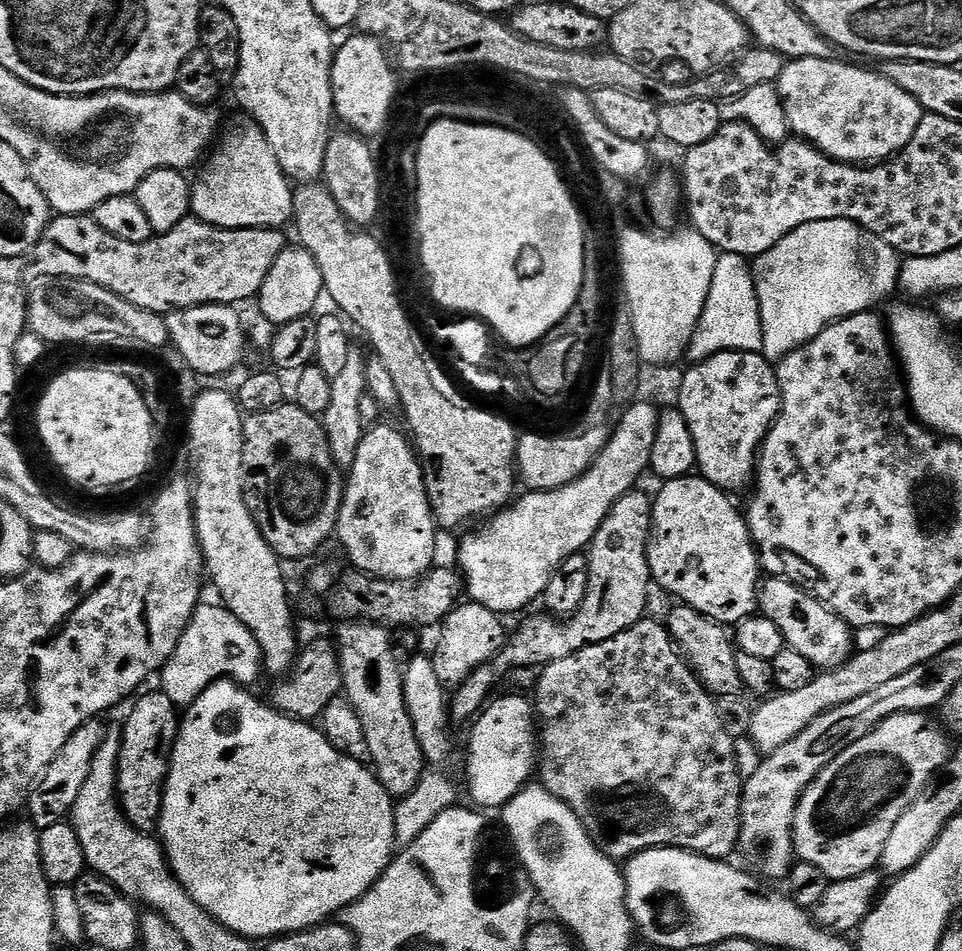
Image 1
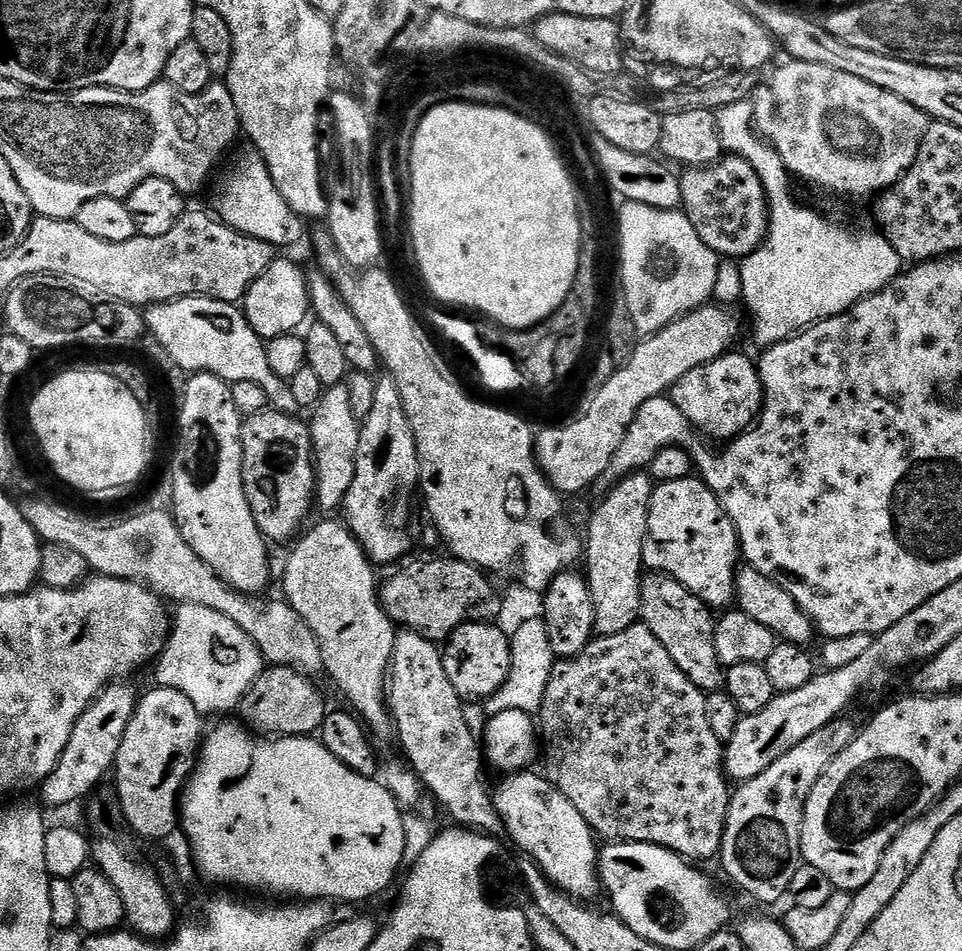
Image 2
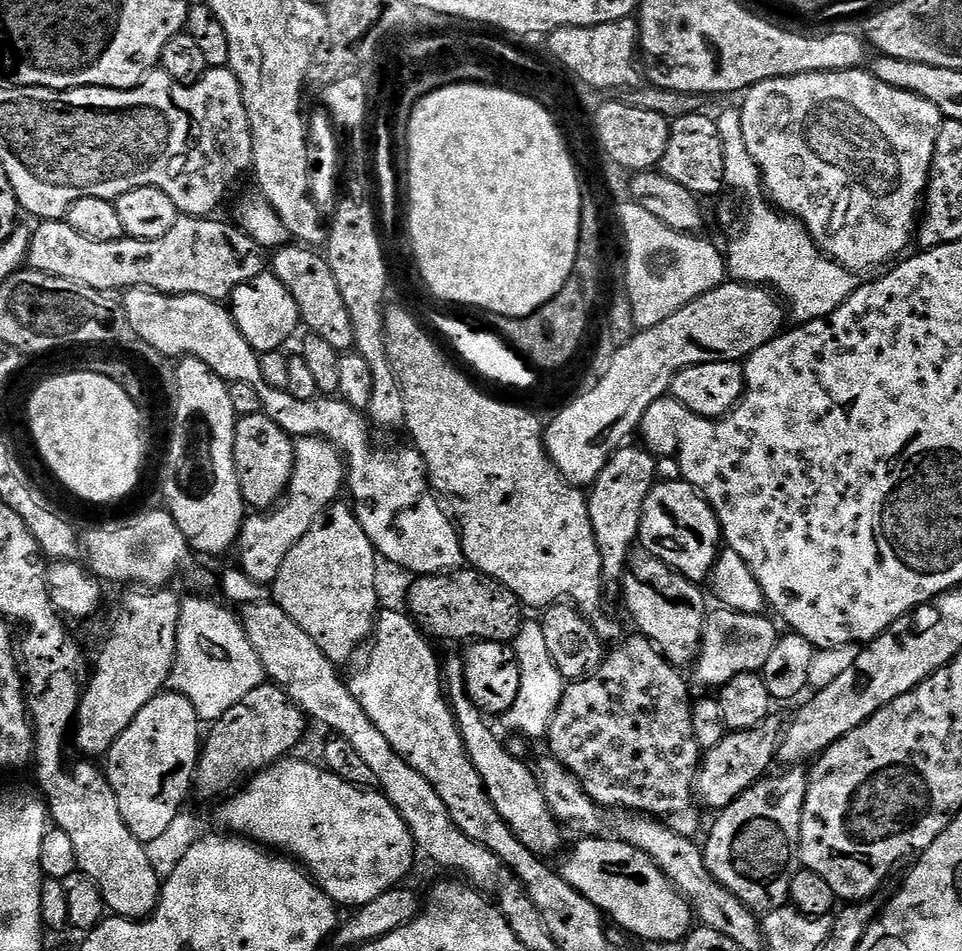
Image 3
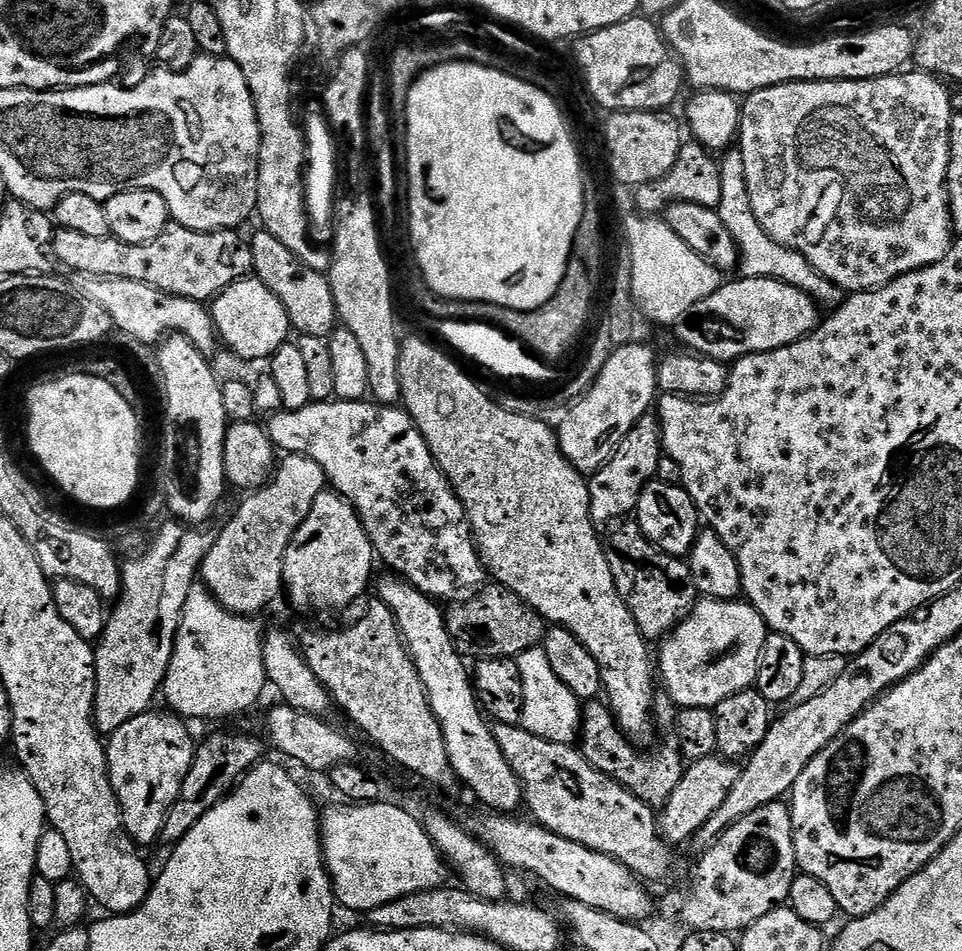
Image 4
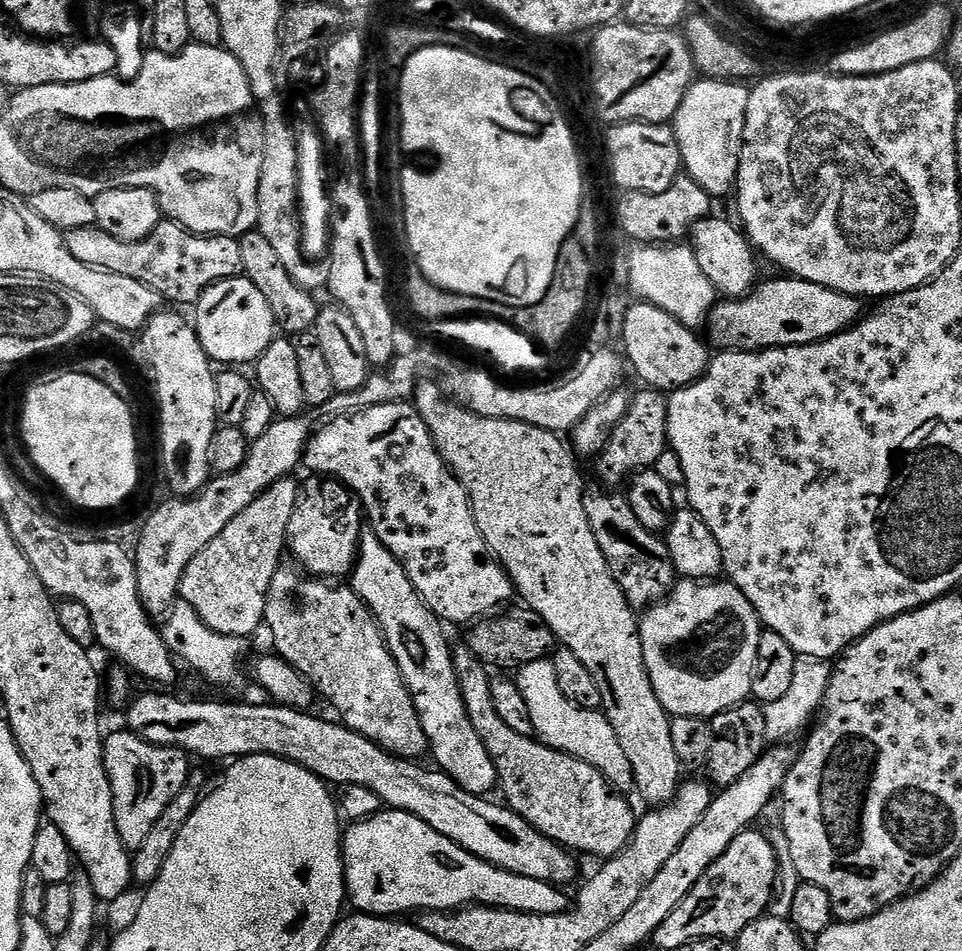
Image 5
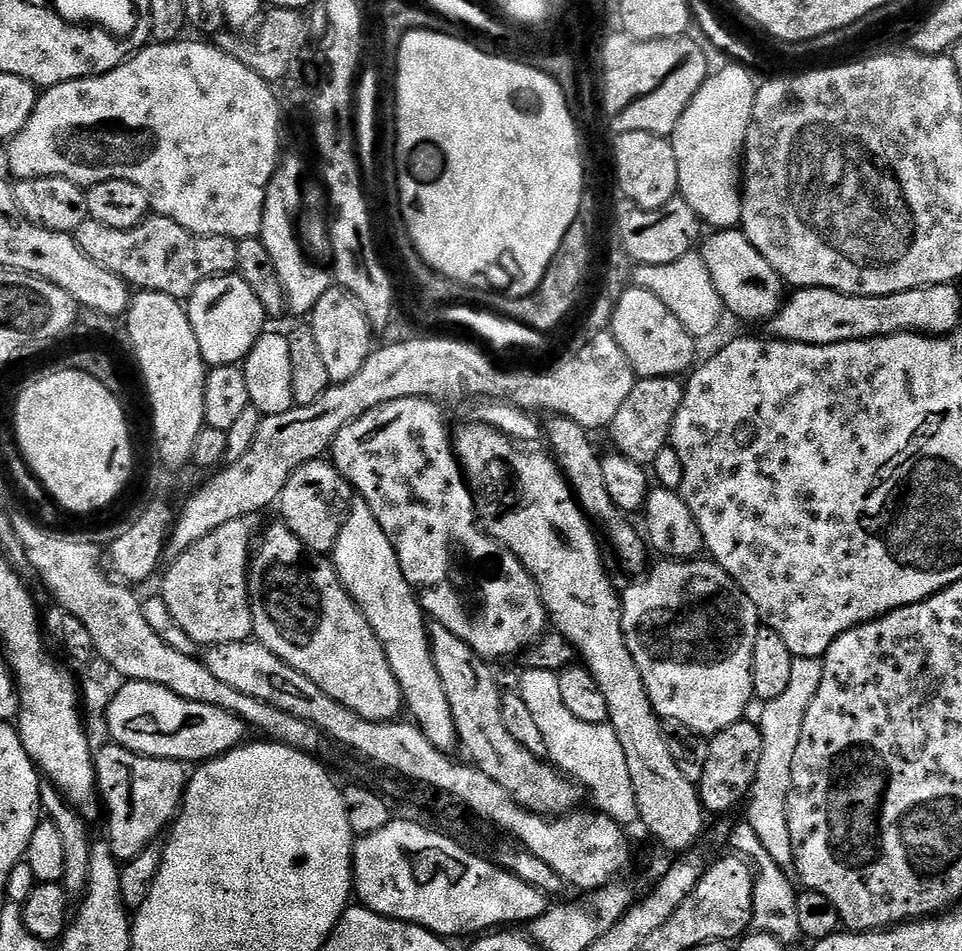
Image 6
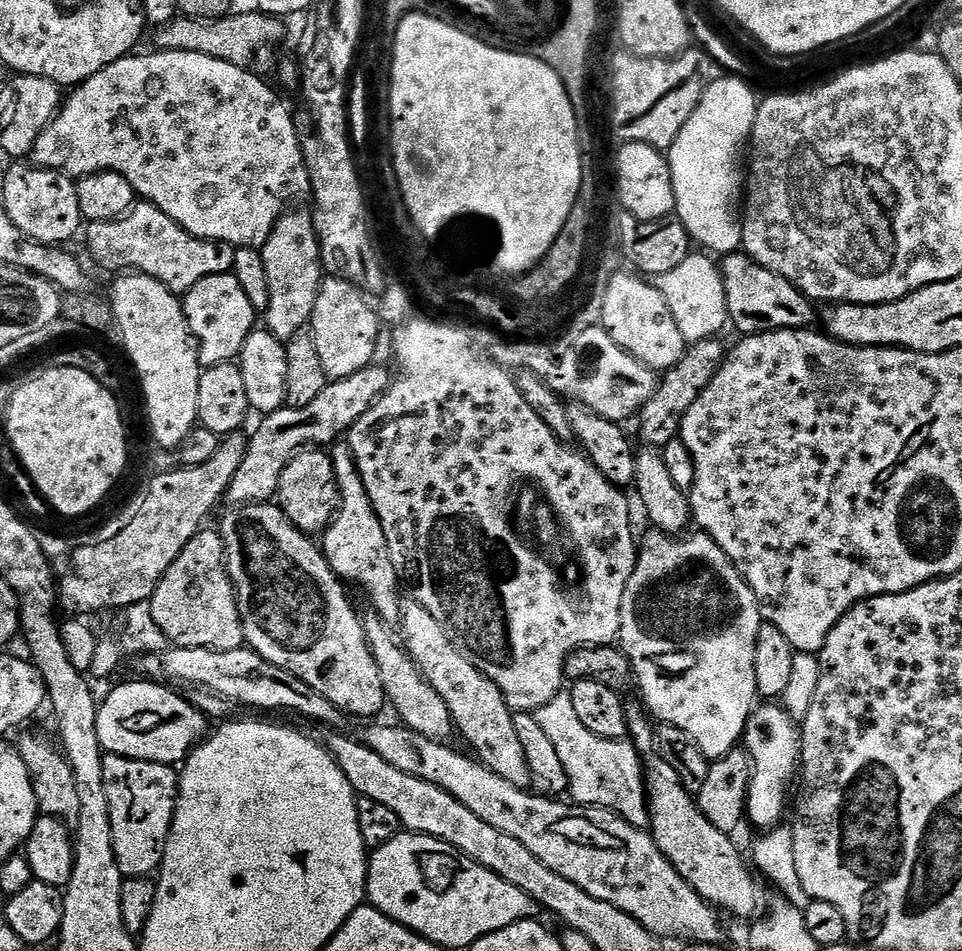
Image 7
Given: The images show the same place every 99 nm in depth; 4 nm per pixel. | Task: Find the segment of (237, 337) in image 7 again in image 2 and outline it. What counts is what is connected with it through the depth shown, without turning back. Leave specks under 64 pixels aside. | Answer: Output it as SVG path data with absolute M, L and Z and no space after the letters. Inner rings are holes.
M273 260L271 266L255 280L245 294L242 311L250 326L265 342L295 333L299 329L296 327L300 323L303 325L310 316L308 278L305 269L300 269L292 260Z

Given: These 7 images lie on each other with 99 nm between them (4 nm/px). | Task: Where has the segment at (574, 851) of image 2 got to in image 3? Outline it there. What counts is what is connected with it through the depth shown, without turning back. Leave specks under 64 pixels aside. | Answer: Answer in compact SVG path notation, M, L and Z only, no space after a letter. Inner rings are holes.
M459 659L443 665L442 675L446 681L446 692L450 697L452 712L458 722L458 730L462 734L462 742L470 754L470 762L474 762L474 770L484 783L486 794L490 794L490 802L494 802L494 810L502 814L508 829L516 835L535 856L549 858L560 848L560 831L562 825L544 797L540 788L537 773L524 765L525 761L519 756L508 753L505 741L499 740L490 729L484 725L485 713L477 710L474 702L464 691L464 666Z

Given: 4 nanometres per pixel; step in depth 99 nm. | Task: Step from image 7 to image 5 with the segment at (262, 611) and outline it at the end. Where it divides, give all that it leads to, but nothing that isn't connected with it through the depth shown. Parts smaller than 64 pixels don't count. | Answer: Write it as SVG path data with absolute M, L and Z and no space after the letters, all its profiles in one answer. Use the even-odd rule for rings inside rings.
M282 566L276 571L266 598L264 624L266 632L268 628L272 635L275 655L295 668L321 697L324 695L336 707L337 714L341 716L337 717L344 727L352 728L367 740L373 740L380 748L405 760L416 760L420 755L425 755L428 752L426 730L422 730L410 690L398 670L398 662L394 662L390 654L379 624L372 617L372 611L351 587L335 588L332 585L335 583L327 579L305 574L296 566L291 567Z

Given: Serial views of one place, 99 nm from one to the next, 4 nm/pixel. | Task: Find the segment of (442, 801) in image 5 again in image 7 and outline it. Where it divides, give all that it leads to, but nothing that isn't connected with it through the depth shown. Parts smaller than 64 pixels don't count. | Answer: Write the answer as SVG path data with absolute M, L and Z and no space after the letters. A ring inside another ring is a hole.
M145 678L137 679L118 685L105 700L103 697L99 701L98 742L105 753L114 756L155 764L183 765L193 748L209 735L208 717L188 701L187 695L179 696L175 687Z

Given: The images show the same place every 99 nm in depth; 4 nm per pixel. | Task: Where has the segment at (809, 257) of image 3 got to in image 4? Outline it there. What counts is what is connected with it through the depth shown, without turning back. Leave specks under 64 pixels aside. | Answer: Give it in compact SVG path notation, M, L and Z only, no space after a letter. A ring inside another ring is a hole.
M728 150L723 153L720 160L720 177L722 178L722 202L715 209L722 218L726 230L730 230L736 249L740 252L739 275L741 277L768 276L772 280L781 280L790 286L801 288L821 305L830 304L828 306L834 308L842 304L843 289L830 283L825 276L819 276L814 266L810 266L810 262L806 262L802 254L774 242L774 238L770 238L770 234L762 230L750 204L750 194L746 186L746 166L742 164L742 154L738 150Z

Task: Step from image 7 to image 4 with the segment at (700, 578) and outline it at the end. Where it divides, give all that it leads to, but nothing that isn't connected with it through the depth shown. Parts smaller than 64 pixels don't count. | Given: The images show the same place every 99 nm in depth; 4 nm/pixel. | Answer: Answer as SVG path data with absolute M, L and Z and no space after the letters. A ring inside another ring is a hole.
M701 599L692 612L659 641L658 676L664 679L663 691L677 709L715 710L730 694L753 687L762 658L762 648L770 629L762 614L740 600Z

